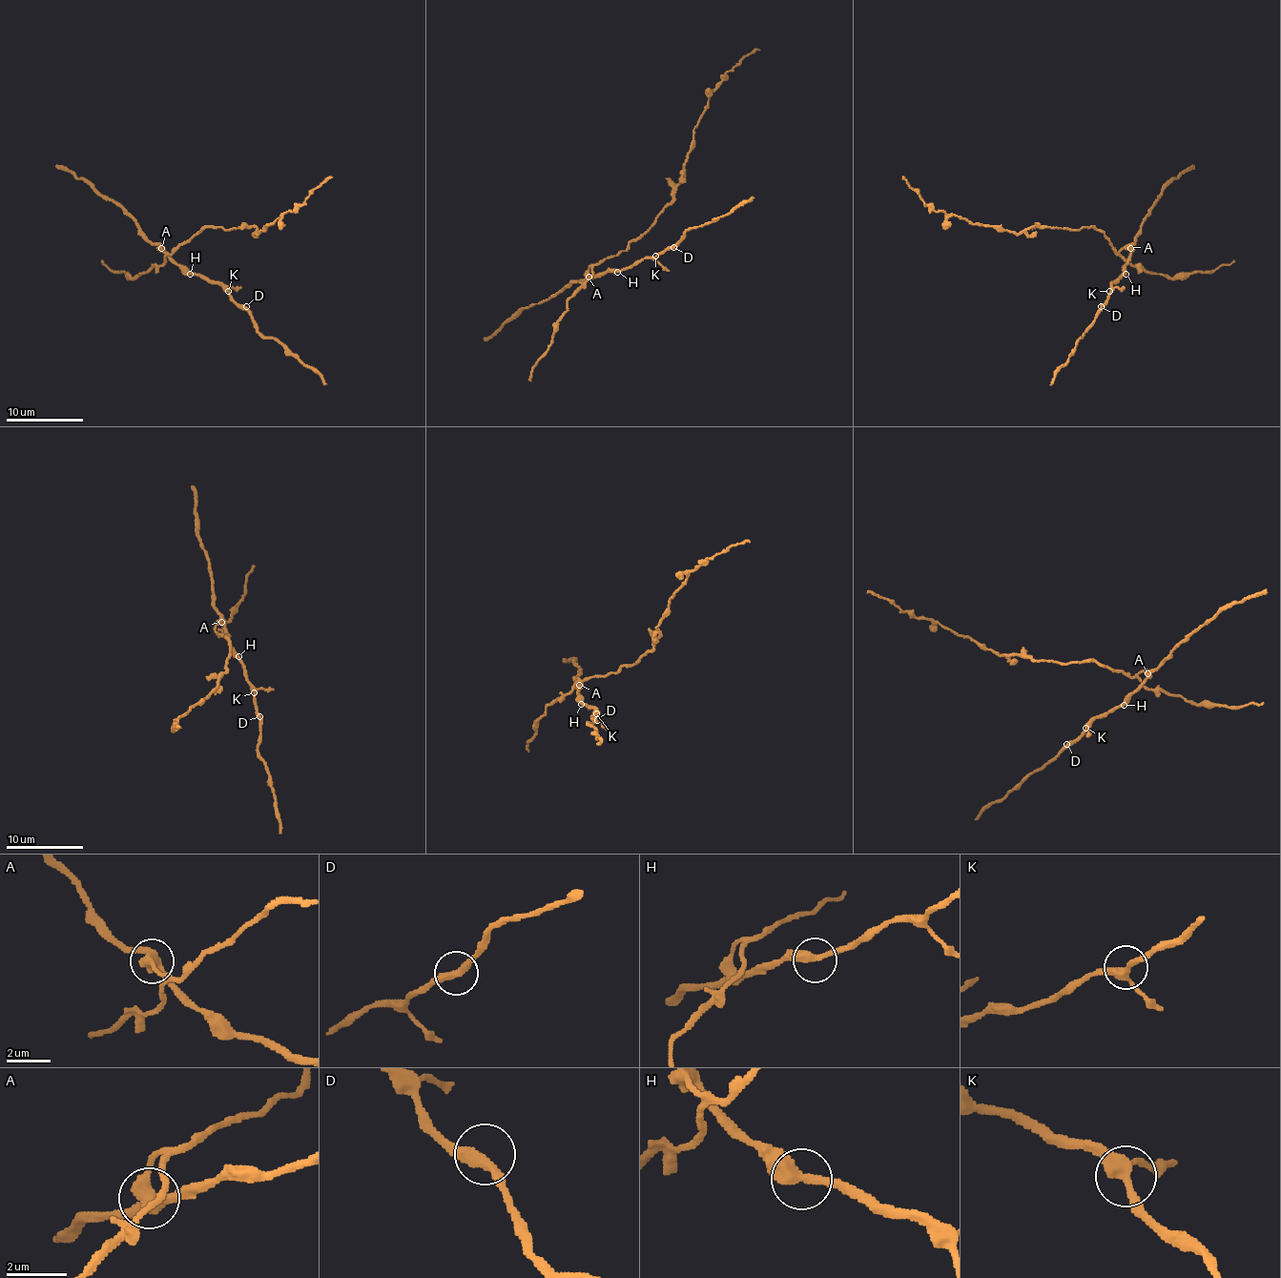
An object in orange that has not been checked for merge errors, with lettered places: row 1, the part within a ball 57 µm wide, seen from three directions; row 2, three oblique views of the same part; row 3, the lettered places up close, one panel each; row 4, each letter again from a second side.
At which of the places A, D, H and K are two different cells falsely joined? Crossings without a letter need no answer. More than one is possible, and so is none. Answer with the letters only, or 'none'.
A

